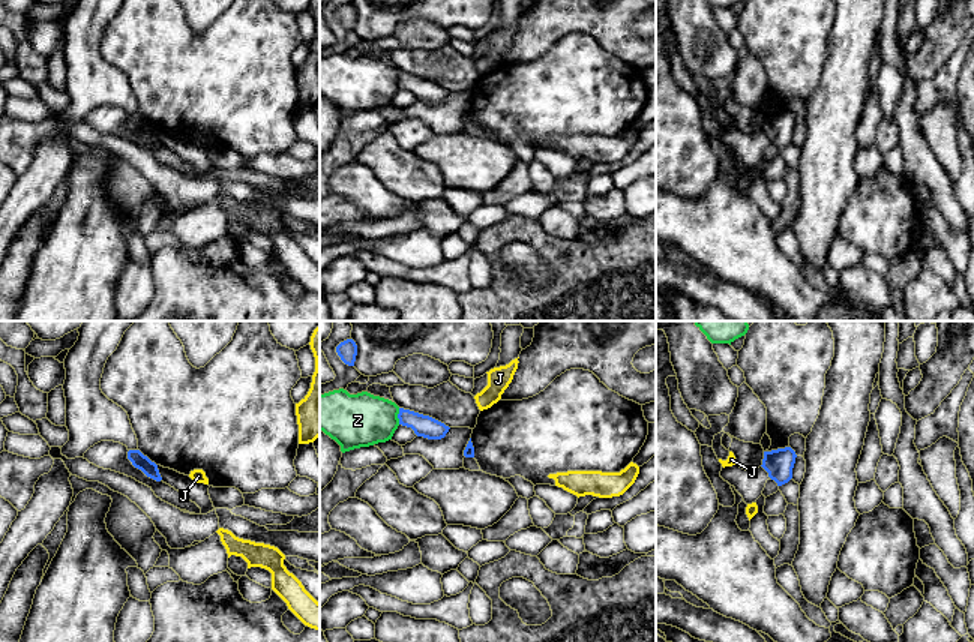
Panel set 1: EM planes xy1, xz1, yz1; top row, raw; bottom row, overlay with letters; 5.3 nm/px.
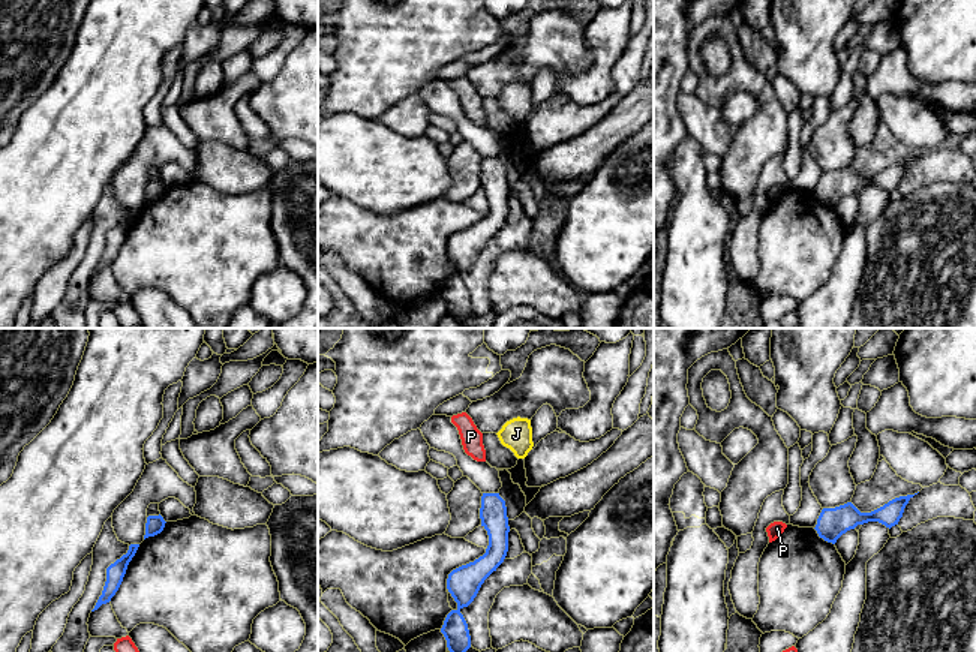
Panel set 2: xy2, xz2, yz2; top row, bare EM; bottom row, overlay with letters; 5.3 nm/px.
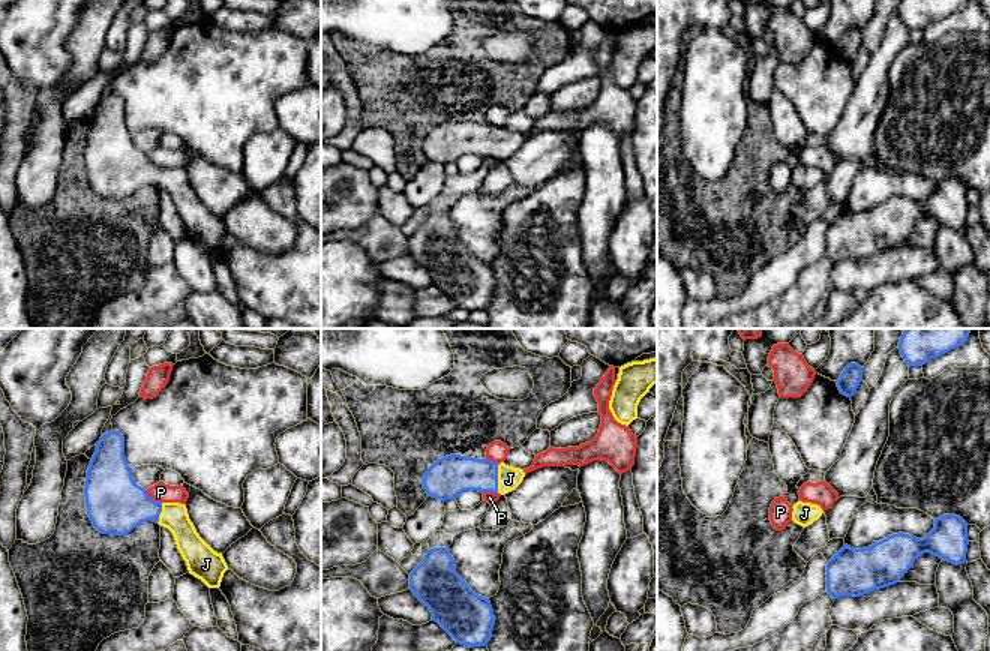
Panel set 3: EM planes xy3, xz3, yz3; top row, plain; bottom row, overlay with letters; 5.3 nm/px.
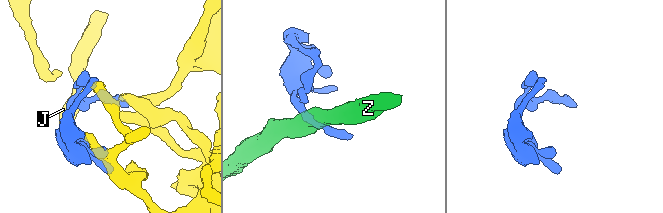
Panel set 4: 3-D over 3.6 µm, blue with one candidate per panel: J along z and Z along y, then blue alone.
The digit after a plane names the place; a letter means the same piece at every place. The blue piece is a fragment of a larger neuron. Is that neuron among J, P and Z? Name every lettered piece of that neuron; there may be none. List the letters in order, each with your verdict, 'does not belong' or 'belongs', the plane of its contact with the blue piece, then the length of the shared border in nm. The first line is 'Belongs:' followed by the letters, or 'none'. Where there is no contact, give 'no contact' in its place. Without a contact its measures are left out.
Belongs: J
J: belongs; meets blue in xz3; contact 160 nm long
P: does not belong; meets blue in xy3; contact 110 nm long
Z: does not belong; meets blue in xz1; contact 90 nm long

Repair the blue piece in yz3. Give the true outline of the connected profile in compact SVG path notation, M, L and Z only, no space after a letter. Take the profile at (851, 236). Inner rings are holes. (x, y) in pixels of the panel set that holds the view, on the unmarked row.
M956 178L934 183L934 192L922 202L898 196L862 213L844 208L826 226L826 256L836 264L894 249L926 216L964 228L968 208L968 188Z

